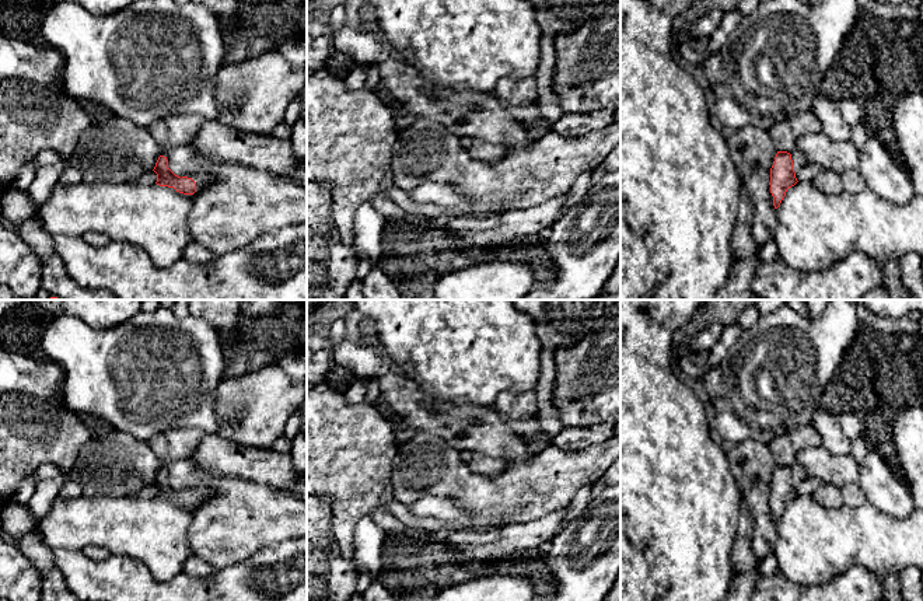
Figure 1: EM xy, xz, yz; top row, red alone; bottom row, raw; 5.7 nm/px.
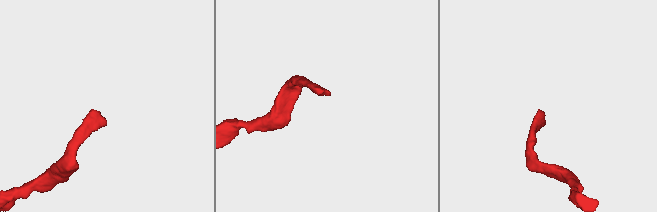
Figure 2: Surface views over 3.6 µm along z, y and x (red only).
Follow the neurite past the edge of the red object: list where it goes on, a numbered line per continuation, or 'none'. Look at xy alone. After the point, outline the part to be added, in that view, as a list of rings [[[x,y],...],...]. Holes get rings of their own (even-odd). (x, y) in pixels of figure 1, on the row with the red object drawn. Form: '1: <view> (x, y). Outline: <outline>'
1: xy (182, 161). Outline: [[[189,146],[175,147],[164,151],[162,156],[168,160],[168,168],[175,175],[192,178],[197,189],[203,189],[218,178],[217,171],[203,163]]]

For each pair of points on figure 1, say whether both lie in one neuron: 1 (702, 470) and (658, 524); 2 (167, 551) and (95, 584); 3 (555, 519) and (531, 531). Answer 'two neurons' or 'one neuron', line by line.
1: one neuron
2: two neurons
3: one neuron

